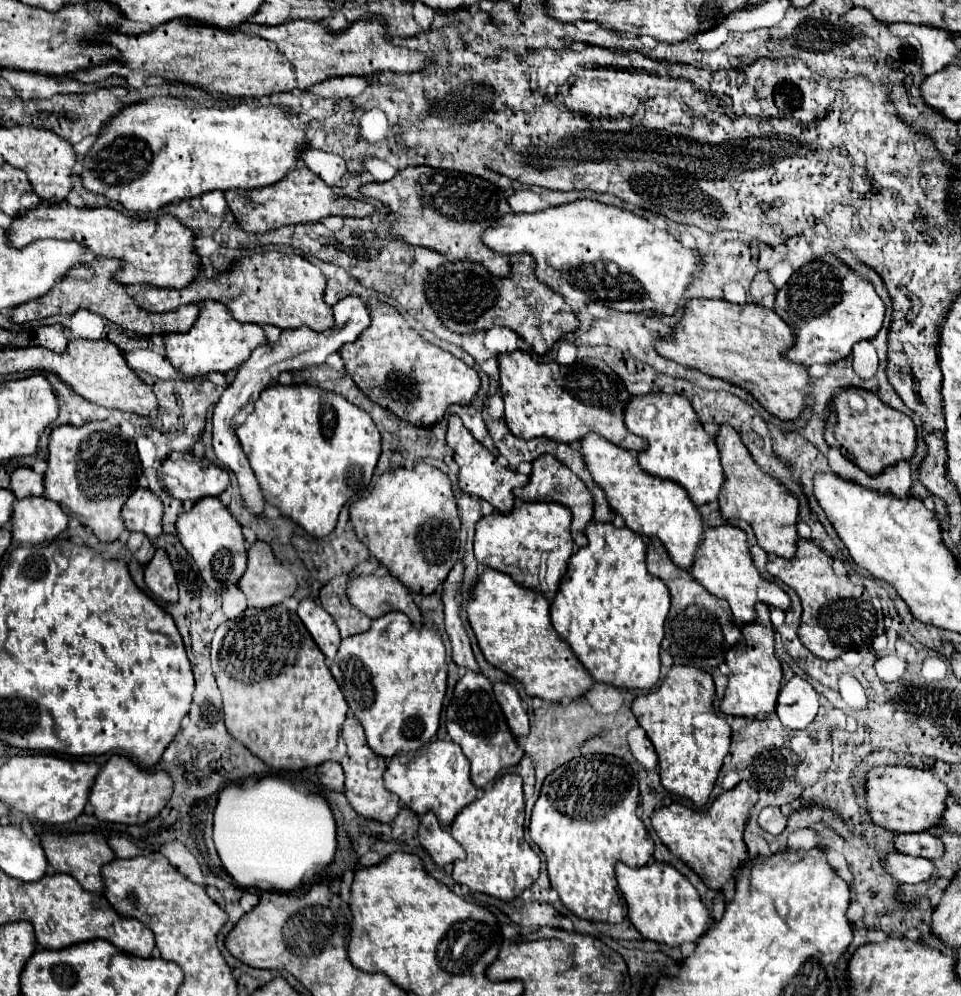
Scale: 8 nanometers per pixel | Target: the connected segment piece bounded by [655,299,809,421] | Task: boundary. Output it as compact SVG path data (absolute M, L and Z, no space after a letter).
M691 299L683 311L681 321L673 327L671 339L655 341L659 355L743 387L771 415L783 421L799 417L805 407L809 375L807 367L791 363L785 357L785 351L793 343L793 331L773 309L759 303L733 305L723 299Z

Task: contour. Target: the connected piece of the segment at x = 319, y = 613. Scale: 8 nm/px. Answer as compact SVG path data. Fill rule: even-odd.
M317 599L299 601L297 615L301 617L303 625L311 633L317 647L331 661L339 649L339 643L341 643L339 629L335 627L335 621L331 619L331 615L321 607L321 603Z

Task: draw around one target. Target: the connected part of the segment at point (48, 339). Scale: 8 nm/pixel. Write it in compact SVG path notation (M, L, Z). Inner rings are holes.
M43 325L43 327L37 327L35 337L31 337L31 335L33 333L29 333L29 345L39 345L39 347L51 349L55 353L63 353L65 347L67 347L65 329L61 325Z

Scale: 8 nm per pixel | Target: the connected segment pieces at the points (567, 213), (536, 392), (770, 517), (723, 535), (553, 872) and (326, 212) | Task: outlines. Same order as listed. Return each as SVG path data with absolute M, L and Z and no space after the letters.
M577 199L573 203L563 203L563 205L555 205L555 207L549 207L549 209L543 209L543 211L537 211L537 213L509 213L509 215L503 215L501 219L497 219L495 227L487 227L481 235L483 243L499 253L499 255L512 255L515 253L529 253L533 259L535 259L535 277L539 281L545 281L547 287L551 287L551 291L559 293L561 297L565 297L565 301L569 305L587 305L587 303L597 303L597 305L605 305L605 307L611 307L611 309L617 309L617 311L625 311L625 313L657 313L657 315L673 315L675 309L679 307L679 301L687 289L687 285L691 283L693 279L693 273L699 271L699 259L691 249L685 249L677 239L673 239L671 233L667 231L661 231L661 229L655 229L645 217L639 217L631 211L625 211L625 209L619 209L619 207L613 207L613 205L605 205L605 203L599 203L599 201L591 201L591 199Z
M511 351L497 357L499 363L499 385L505 401L505 423L509 431L515 437L521 439L533 439L533 437L547 437L553 441L579 441L587 433L597 433L611 441L613 445L619 445L627 451L643 451L647 447L645 439L633 435L623 425L623 407L627 405L627 399L631 397L627 389L623 387L621 379L601 361L601 359L579 359L577 363L569 367L561 367L559 363L539 363L529 357L525 351Z
M723 423L719 425L719 433L715 437L721 465L725 473L725 483L719 493L719 511L725 519L739 517L747 521L757 537L757 543L767 553L773 553L777 557L791 559L795 555L795 543L797 543L797 497L773 475L763 473L757 463L751 459L751 453L741 443L739 433Z
M719 525L719 527L705 529L703 541L701 541L701 545L695 553L695 561L691 565L691 575L695 575L695 579L699 583L703 583L703 587L707 587L707 591L711 591L711 595L725 599L729 603L729 607L733 611L733 619L739 627L743 623L755 621L753 607L757 601L763 601L771 607L779 607L783 611L791 605L789 595L777 583L767 581L759 575L759 571L753 565L749 547L747 547L747 535L739 527Z
M583 755L583 757L577 757L573 761L569 761L567 765L555 769L553 773L547 775L543 787L541 787L541 795L533 807L533 815L531 815L531 823L529 823L529 837L531 841L545 853L545 859L547 859L547 871L549 871L549 879L551 879L551 887L559 893L561 897L561 903L571 911L575 913L577 917L581 919L587 919L587 921L595 921L595 923L621 923L627 915L627 909L625 909L625 903L623 903L623 897L621 897L621 891L615 883L615 863L617 861L623 861L625 865L631 865L631 867L643 867L649 863L651 855L653 855L653 839L649 837L647 829L643 827L641 819L637 817L637 797L639 797L639 787L637 787L637 779L631 771L631 767L619 759L619 757L613 757L613 755Z
M305 167L287 171L287 175L273 185L259 189L229 189L225 191L225 201L229 211L235 215L237 225L247 233L265 233L267 229L277 229L281 225L297 225L297 223L315 223L321 217L341 215L341 217L367 217L373 213L373 207L363 201L353 201L343 195L335 195L329 185L325 185L317 175L307 171Z

